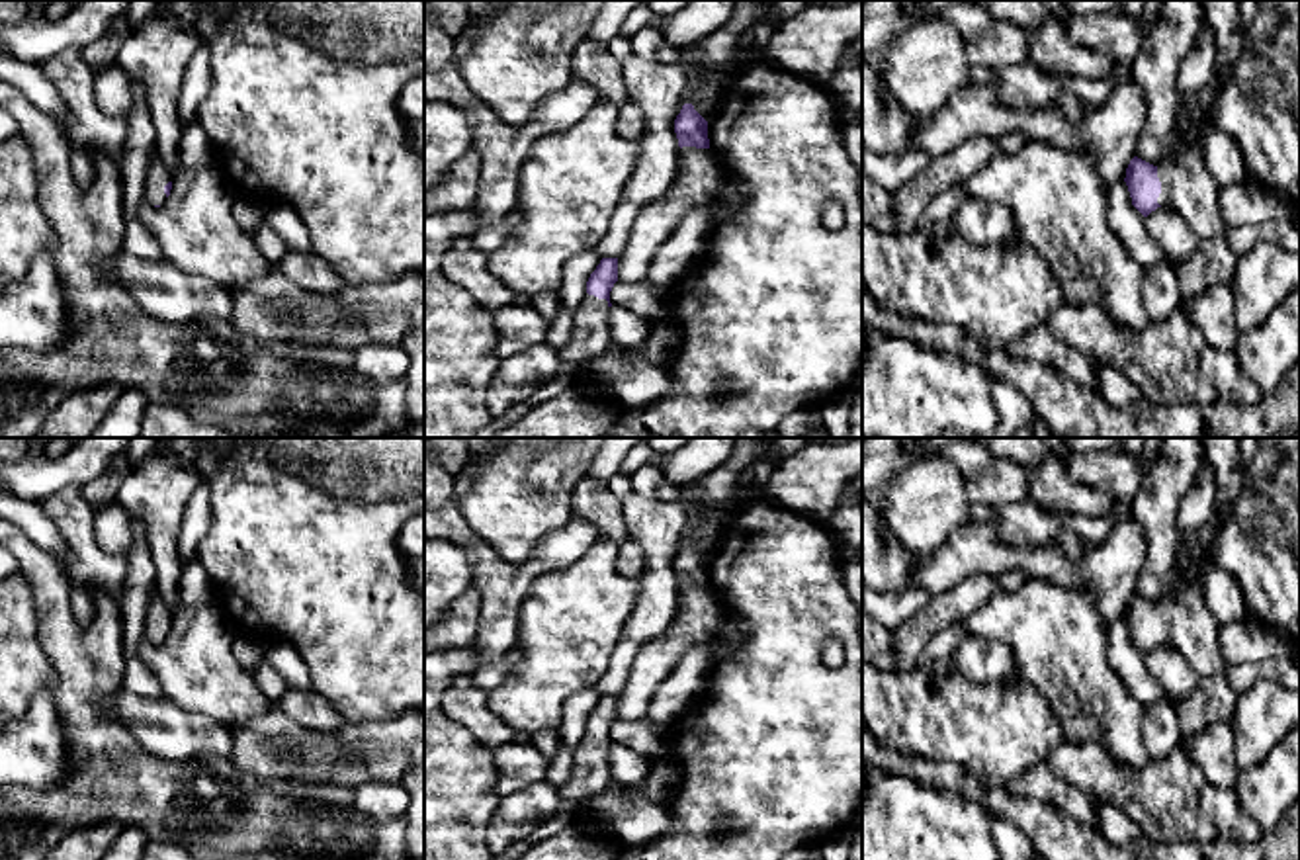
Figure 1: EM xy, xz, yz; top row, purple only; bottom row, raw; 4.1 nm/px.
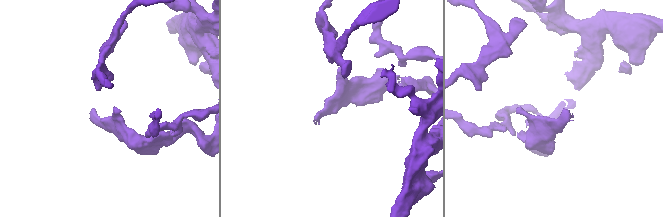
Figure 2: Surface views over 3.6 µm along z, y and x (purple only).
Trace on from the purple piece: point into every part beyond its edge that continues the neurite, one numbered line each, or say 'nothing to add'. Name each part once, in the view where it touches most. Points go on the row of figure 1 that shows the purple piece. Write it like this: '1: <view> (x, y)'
1: yz (1187, 184)

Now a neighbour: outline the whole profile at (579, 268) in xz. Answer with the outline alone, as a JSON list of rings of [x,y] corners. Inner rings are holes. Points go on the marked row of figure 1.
[[[583,250],[567,262],[559,289],[563,311],[575,313],[579,309],[586,295],[586,281],[600,260],[602,256],[596,250]]]

